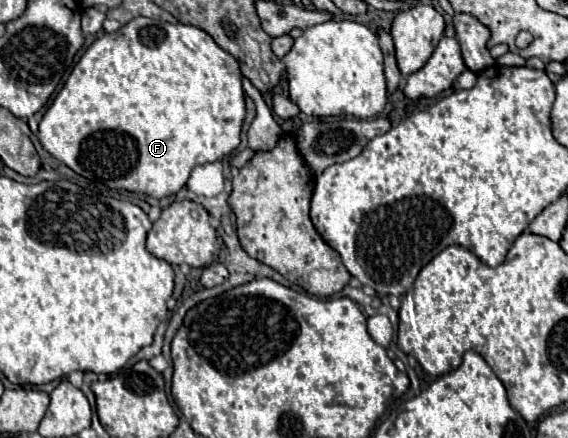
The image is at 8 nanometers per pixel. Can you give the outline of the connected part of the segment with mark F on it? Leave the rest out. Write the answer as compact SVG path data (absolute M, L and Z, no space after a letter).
M134 18L128 24L124 24L118 32L104 34L98 38L80 58L80 62L74 66L70 78L66 80L64 88L58 92L50 108L46 110L44 118L40 120L40 144L44 150L48 150L56 160L64 162L68 168L72 168L76 174L92 180L92 182L102 182L108 188L114 190L130 190L130 192L140 192L156 198L172 196L180 192L194 166L198 164L208 164L222 160L226 154L238 148L240 144L240 130L242 130L242 120L244 120L246 108L244 108L244 90L242 90L242 72L240 64L234 56L226 54L204 30L188 24L170 24L162 20L152 20L152 18Z

